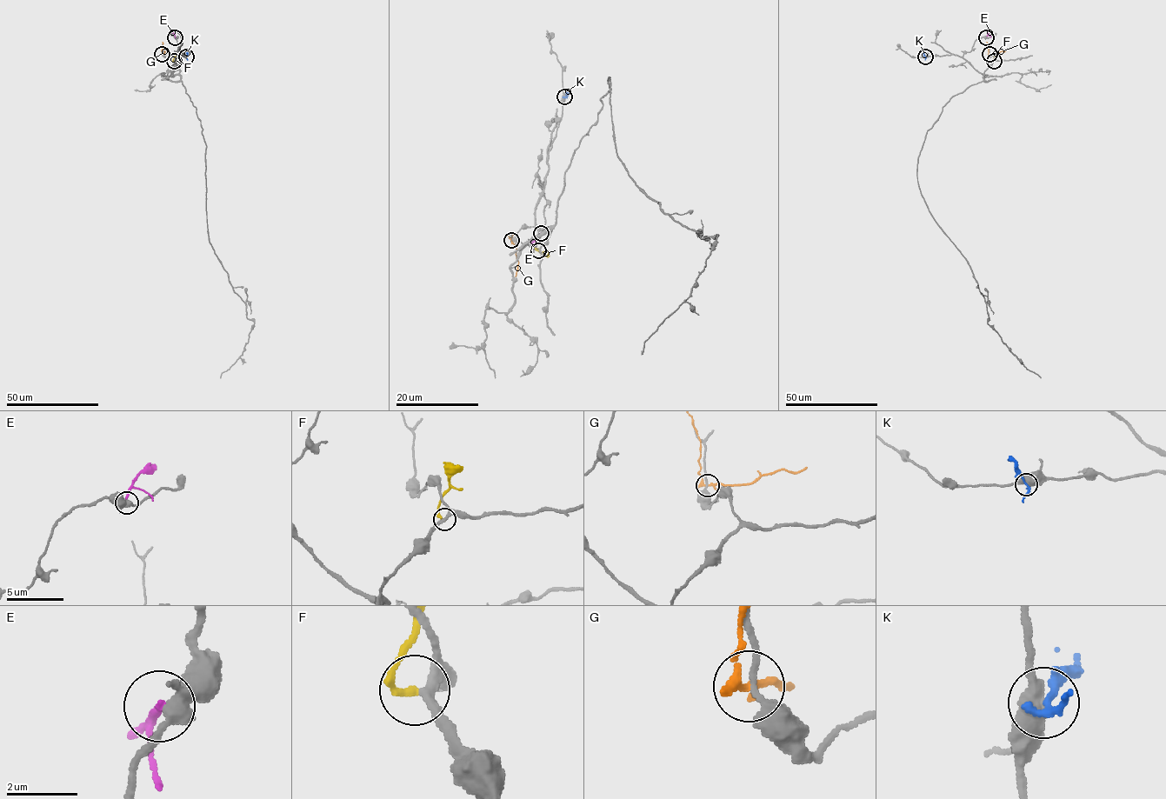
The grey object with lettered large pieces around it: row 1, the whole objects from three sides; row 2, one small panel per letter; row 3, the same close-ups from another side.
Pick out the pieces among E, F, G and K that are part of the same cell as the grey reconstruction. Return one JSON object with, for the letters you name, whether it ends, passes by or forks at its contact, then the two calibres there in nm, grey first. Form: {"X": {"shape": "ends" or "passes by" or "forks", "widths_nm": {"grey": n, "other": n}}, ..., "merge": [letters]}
{"merge": []}

